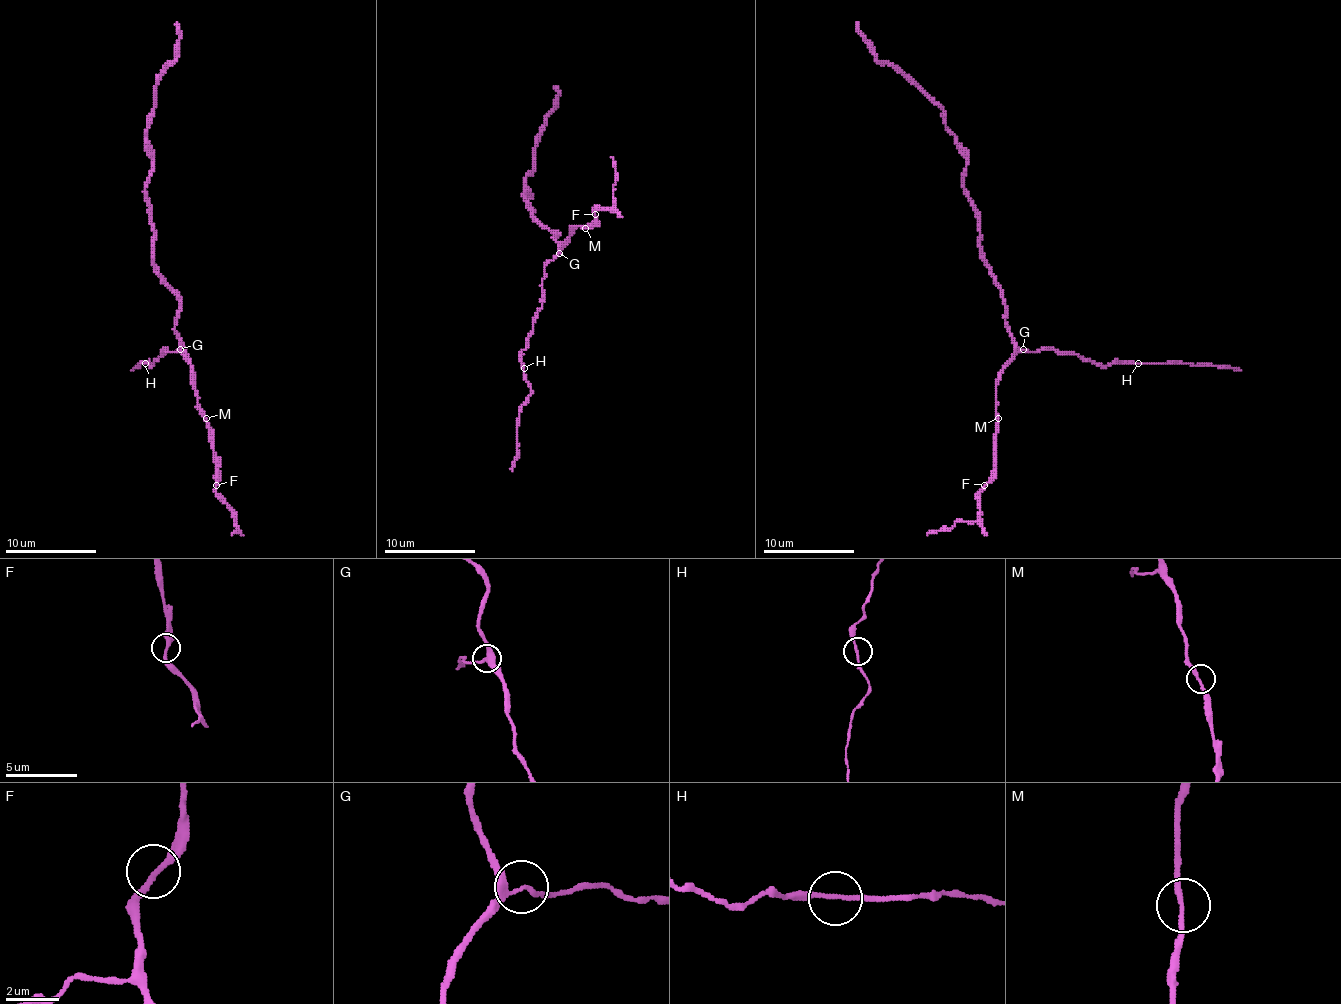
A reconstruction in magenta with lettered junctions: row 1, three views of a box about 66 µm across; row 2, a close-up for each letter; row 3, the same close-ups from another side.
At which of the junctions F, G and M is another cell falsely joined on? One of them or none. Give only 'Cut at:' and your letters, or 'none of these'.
Cut at: none of these

